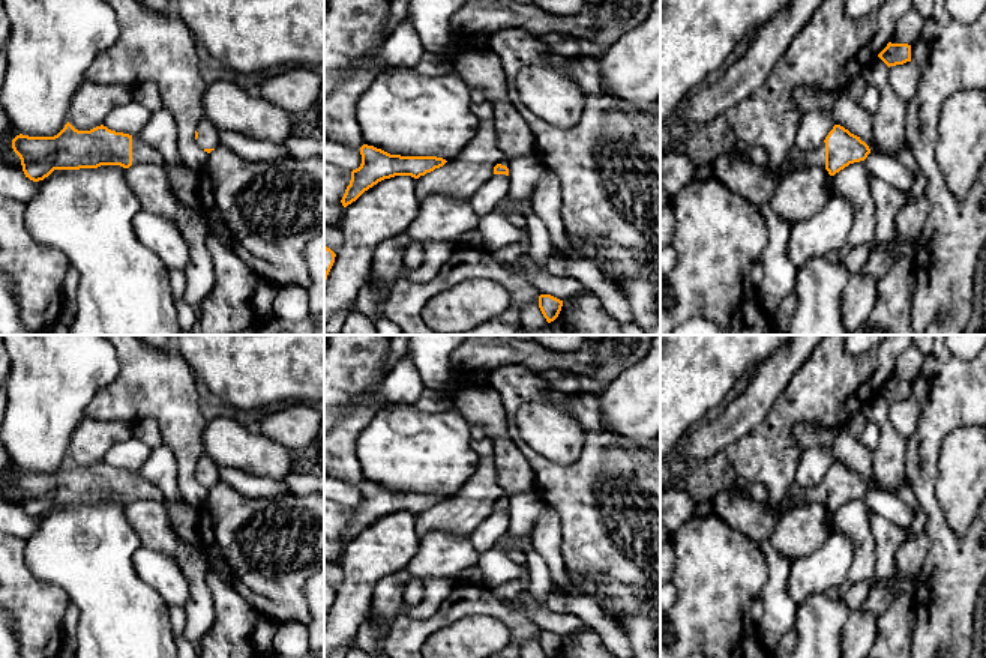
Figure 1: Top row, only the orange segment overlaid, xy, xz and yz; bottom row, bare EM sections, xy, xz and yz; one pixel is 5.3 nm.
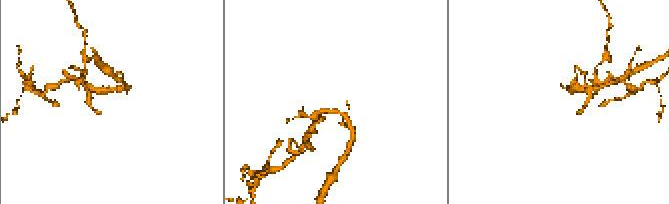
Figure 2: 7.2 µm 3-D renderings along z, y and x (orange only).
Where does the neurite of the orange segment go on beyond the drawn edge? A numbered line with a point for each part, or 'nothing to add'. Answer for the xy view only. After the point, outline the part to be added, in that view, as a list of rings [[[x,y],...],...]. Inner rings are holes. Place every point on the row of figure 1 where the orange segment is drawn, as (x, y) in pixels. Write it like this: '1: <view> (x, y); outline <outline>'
1: xy (207, 134); outline [[[206,117],[197,126],[197,143],[203,149],[215,149],[219,144],[218,129]]]
2: xy (143, 152); outline [[[132,137],[132,165],[155,164],[164,167],[167,162],[159,149],[152,143],[143,141],[140,137]]]

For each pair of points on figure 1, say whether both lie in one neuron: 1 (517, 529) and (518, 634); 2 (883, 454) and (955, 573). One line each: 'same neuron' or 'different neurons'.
1: different neurons
2: different neurons

